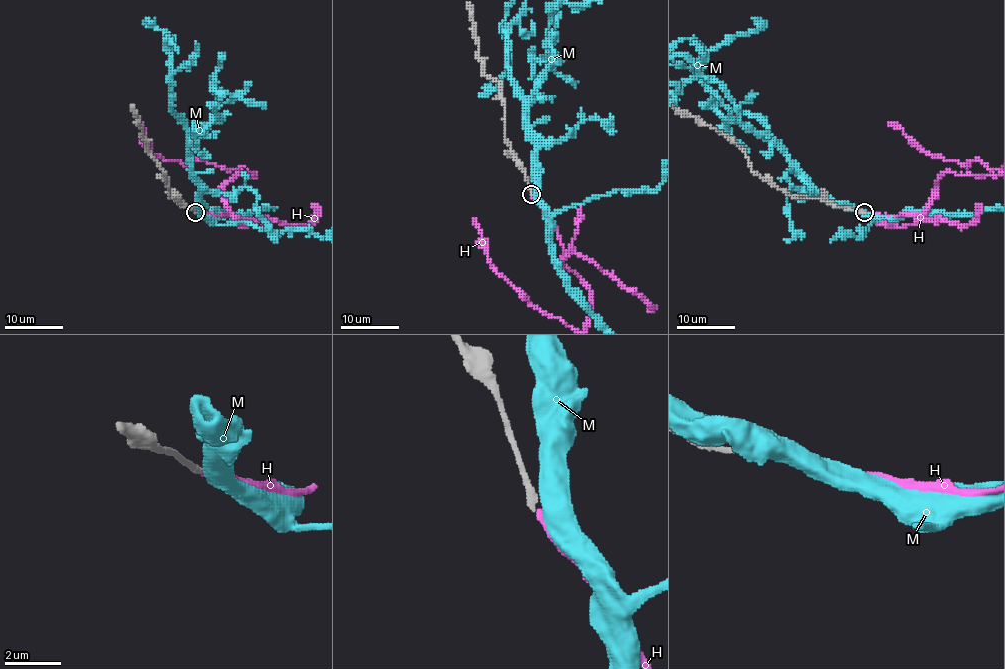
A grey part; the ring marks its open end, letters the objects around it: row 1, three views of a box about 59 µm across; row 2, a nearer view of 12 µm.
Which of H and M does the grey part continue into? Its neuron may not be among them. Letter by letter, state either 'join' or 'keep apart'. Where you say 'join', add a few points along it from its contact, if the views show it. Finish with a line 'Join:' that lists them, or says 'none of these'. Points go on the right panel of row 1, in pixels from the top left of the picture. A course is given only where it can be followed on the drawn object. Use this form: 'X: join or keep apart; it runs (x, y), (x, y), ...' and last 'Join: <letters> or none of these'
H: join
M: keep apart
Join: H

